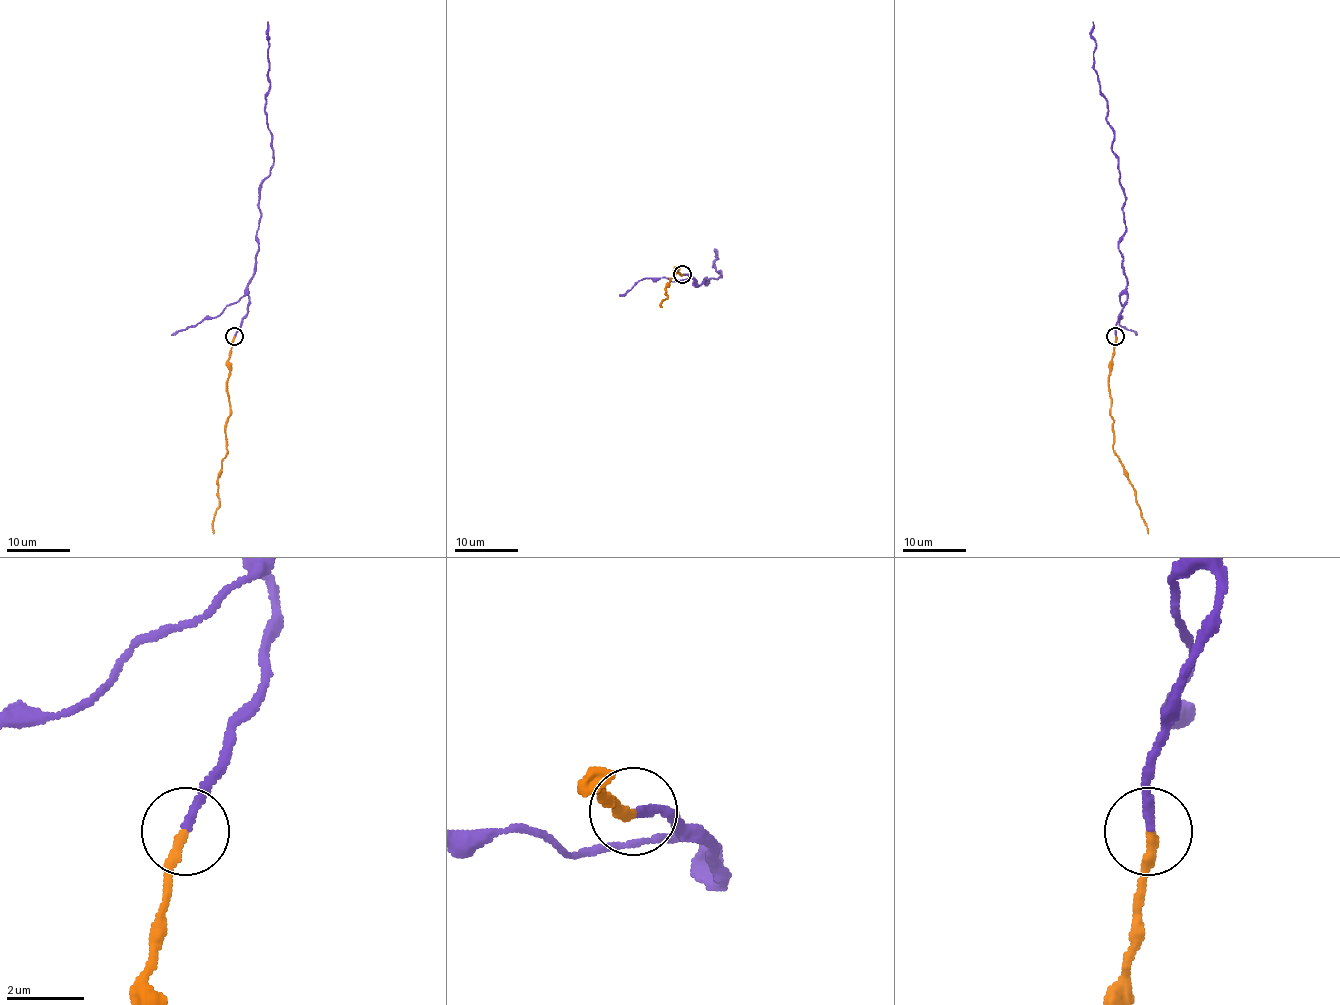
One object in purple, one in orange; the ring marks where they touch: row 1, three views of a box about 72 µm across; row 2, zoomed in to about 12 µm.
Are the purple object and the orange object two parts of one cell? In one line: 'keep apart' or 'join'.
keep apart

